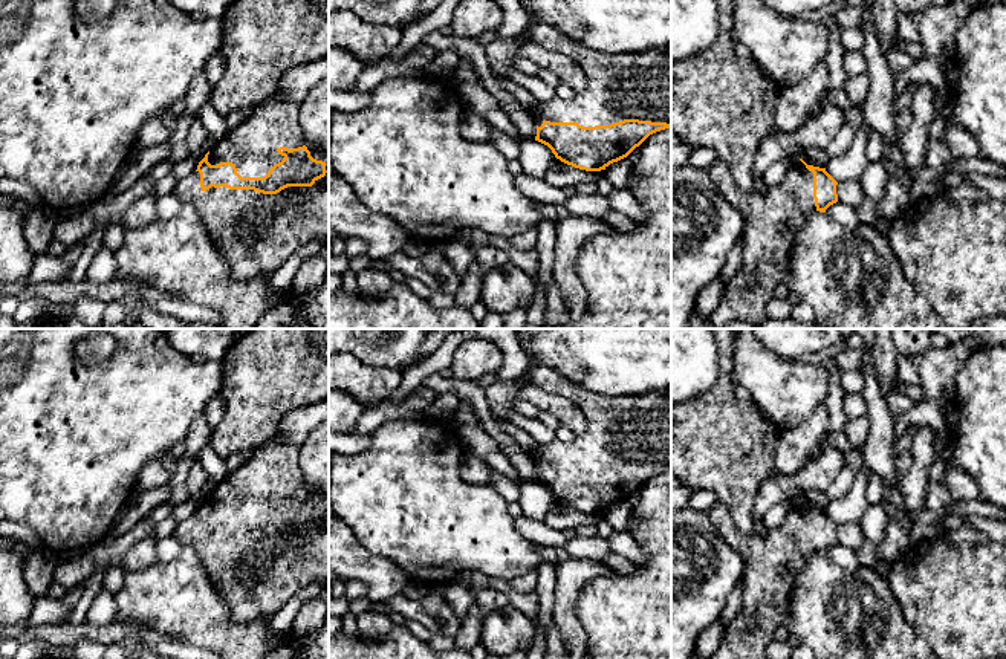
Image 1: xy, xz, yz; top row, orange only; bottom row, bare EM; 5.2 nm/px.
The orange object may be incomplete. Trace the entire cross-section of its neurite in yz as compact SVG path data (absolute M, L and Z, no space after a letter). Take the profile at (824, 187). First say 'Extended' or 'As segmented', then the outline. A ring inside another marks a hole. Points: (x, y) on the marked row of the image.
Extended. M717 161L709 177L743 219L743 266L728 278L722 301L708 317L711 329L732 321L760 326L766 306L778 284L787 283L790 248L809 213L838 202L838 182L826 168L797 161L783 180L764 191L746 193L737 185L729 167Z

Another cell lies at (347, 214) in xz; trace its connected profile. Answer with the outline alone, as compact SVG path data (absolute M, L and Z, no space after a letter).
M329 173L329 226L344 239L362 239L373 260L404 251L411 237L390 217L368 209L336 173Z

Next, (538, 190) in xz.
M524 173L514 176L514 182L524 196L534 202L546 205L547 208L563 205L570 194L563 188L547 183L544 179L538 179Z

